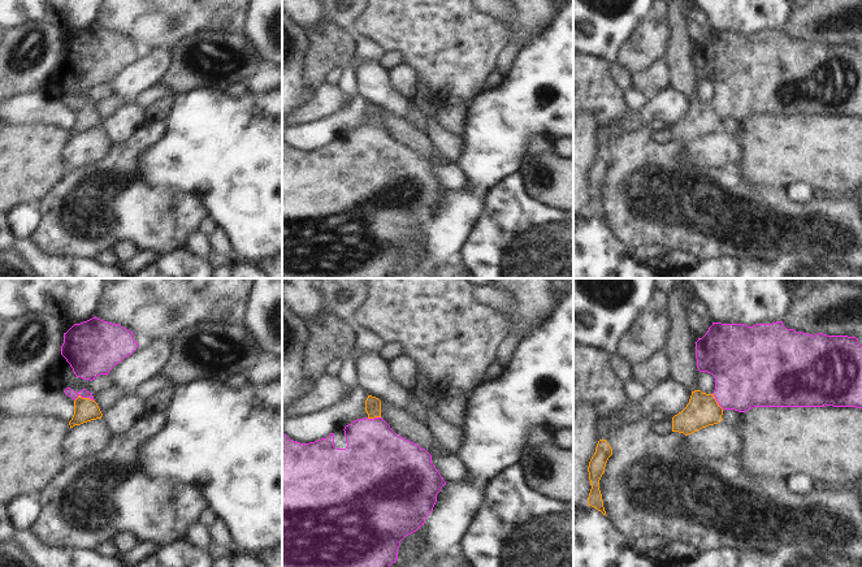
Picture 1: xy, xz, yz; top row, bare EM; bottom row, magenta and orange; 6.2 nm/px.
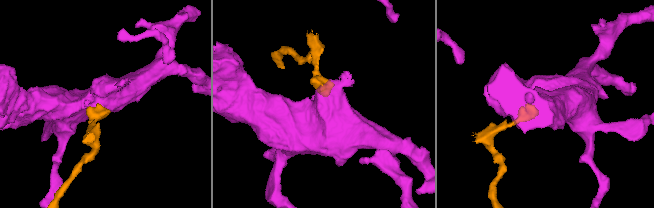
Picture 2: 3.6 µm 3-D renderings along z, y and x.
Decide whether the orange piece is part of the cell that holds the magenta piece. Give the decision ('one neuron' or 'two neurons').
one neuron

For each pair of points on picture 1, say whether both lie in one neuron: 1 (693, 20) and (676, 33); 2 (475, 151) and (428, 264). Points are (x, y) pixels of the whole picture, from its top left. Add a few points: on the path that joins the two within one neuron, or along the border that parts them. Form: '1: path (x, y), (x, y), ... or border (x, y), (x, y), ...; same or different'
1: border (685, 18), (689, 26), (689, 37), (696, 44); different
2: path (475, 180), (473, 194), (455, 215), (445, 236); same

